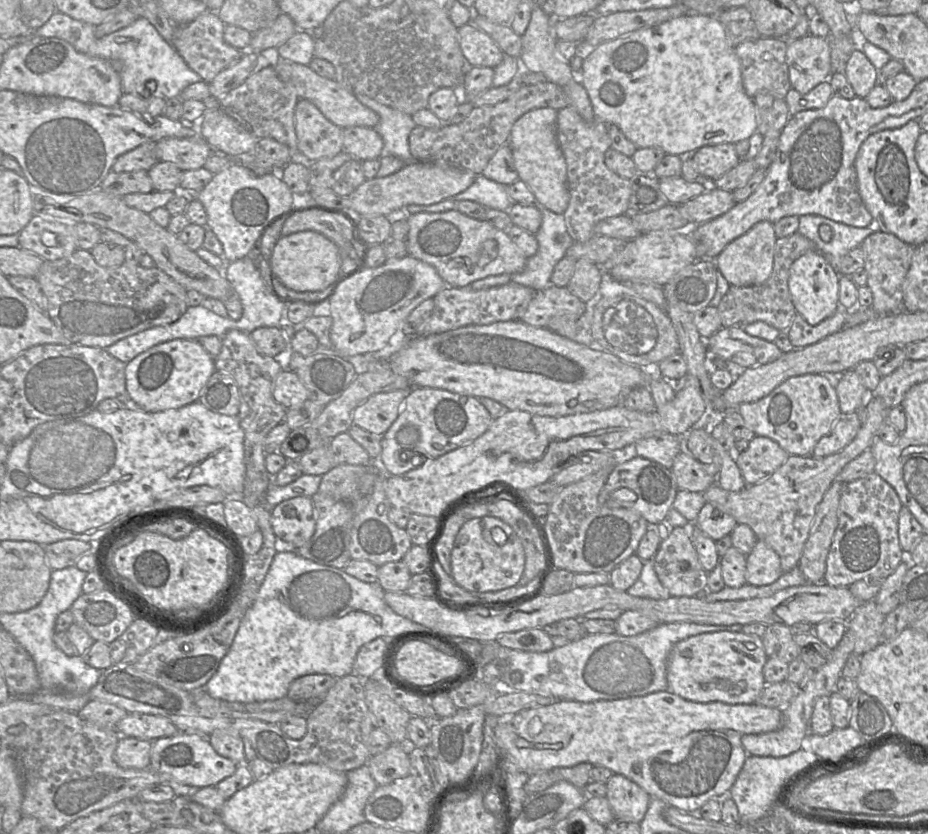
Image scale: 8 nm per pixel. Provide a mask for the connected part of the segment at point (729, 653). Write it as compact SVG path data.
M718 631L691 636L678 642L671 650L667 662L668 690L683 699L697 702L723 702L727 704L753 704L766 686L763 668L768 657L762 638L741 632Z

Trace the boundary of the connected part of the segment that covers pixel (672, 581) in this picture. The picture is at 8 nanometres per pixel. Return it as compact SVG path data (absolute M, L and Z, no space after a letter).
M675 527L663 539L653 557L655 572L661 584L673 597L694 597L707 590L708 572L699 562L688 528Z

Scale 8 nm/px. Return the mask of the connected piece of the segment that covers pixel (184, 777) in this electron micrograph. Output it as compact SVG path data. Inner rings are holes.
M179 732L174 736L153 741L150 768L161 776L161 784L202 788L216 786L223 779L233 775L238 764L218 754L212 747L209 735Z

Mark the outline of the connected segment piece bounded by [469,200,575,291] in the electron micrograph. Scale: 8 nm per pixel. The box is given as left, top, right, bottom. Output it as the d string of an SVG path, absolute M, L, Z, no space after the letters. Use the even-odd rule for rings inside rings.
M537 200L535 201L535 205L537 205L542 213L542 223L539 230L535 234L538 242L538 251L535 255L527 258L527 263L524 270L519 273L488 276L486 278L472 282L469 286L470 288L473 290L481 290L505 285L509 282L515 282L525 287L529 287L535 291L540 291L551 284L551 275L553 273L554 267L564 256L566 256L567 250L575 241L567 231L563 214L556 214L548 210L542 204L537 202ZM559 234L564 235L564 241L562 243L557 241L557 236Z

